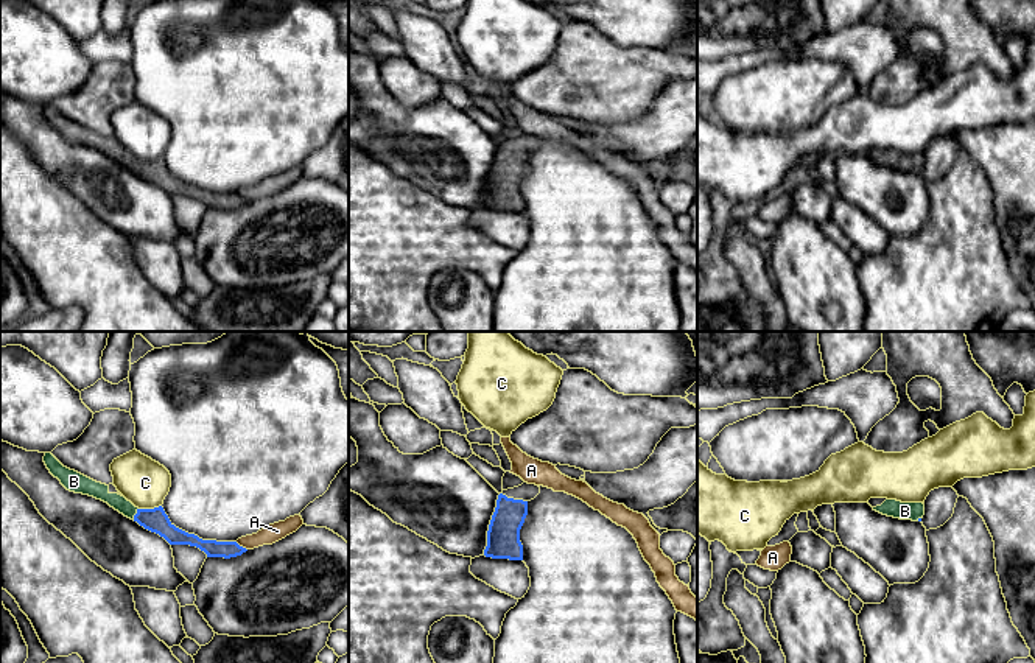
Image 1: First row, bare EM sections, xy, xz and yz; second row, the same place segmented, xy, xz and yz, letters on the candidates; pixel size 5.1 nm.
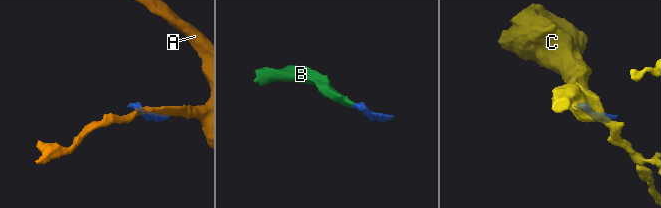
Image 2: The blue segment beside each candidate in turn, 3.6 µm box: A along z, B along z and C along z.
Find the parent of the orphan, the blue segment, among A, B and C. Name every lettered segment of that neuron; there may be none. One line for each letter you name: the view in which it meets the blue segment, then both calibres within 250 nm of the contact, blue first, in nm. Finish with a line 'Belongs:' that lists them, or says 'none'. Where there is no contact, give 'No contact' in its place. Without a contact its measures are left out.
B: Touches blue in xy. Thickness 120 nm (blue) against 90 nm
Belongs: B

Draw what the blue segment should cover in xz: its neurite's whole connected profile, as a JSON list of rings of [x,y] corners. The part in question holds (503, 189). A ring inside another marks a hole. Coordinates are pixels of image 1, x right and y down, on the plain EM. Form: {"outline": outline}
{"outline": [[[500,145],[487,182],[486,209],[523,212],[520,181],[528,167],[528,153]]]}

